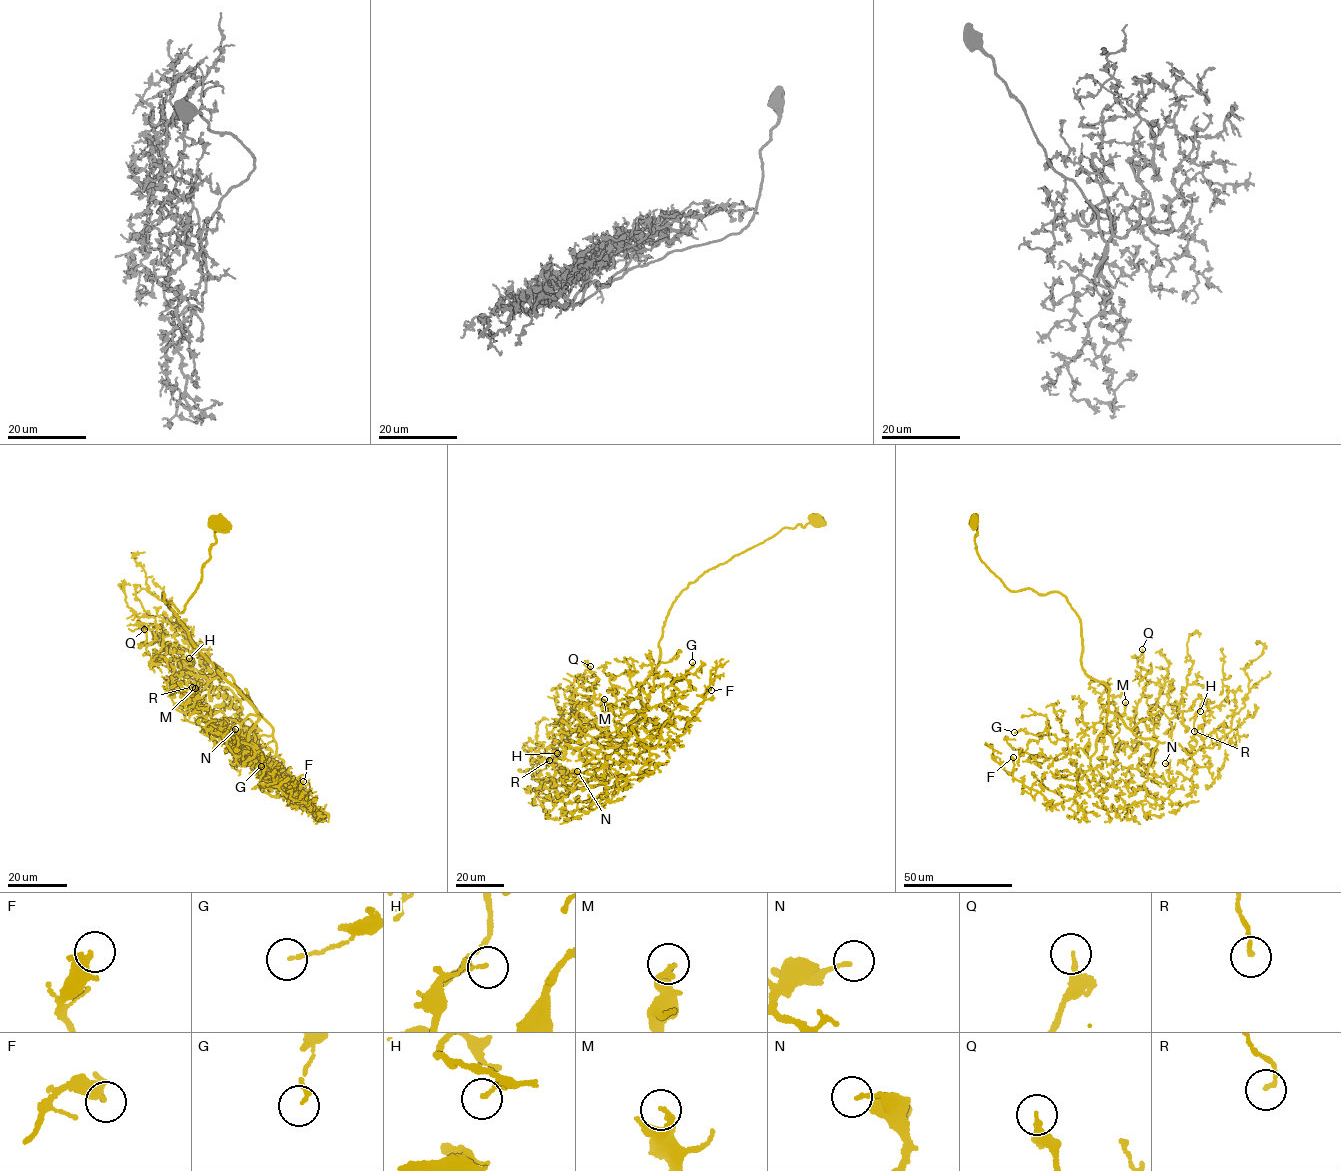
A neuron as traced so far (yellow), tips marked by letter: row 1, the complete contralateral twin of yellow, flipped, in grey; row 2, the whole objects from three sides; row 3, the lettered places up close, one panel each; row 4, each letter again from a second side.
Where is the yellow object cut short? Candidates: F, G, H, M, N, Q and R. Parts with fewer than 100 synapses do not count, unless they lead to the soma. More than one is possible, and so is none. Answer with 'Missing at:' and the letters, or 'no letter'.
Missing at: no letter

